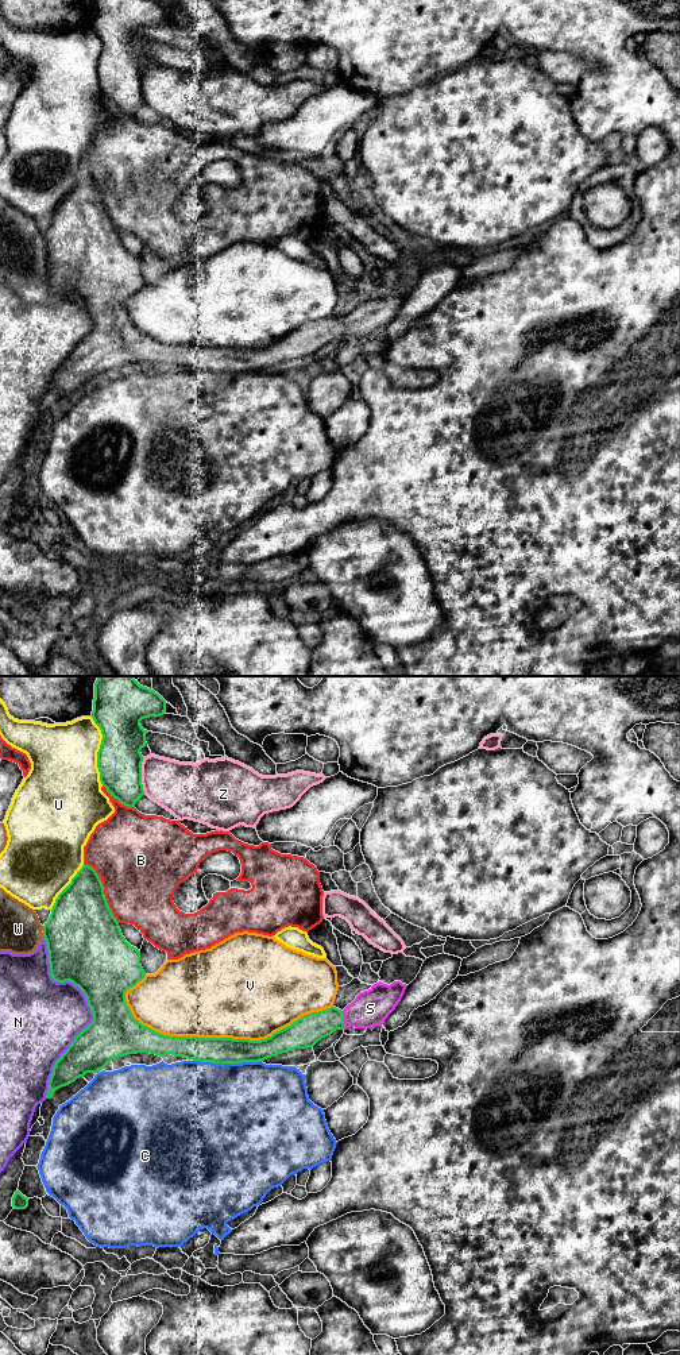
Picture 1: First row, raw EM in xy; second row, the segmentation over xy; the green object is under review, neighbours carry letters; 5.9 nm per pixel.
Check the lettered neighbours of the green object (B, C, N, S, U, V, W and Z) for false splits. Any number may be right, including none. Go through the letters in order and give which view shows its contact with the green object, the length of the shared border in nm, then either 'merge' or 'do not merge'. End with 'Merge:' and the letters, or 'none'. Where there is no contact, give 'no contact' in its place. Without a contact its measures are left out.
B: meets green in xy; contact 420 nm long; do not merge
C: meets green in xy; contact 400 nm long; do not merge
N: meets green in xy; contact 950 nm long; do not merge
S: meets green in xy; contact 110 nm long; merge
U: meets green in xy; contact 420 nm long; do not merge
V: meets green in xy; contact 1250 nm long; do not merge
W: meets green in xy; contact 30 nm long; do not merge
Z: meets green in xy; contact 220 nm long; do not merge
Merge: S

